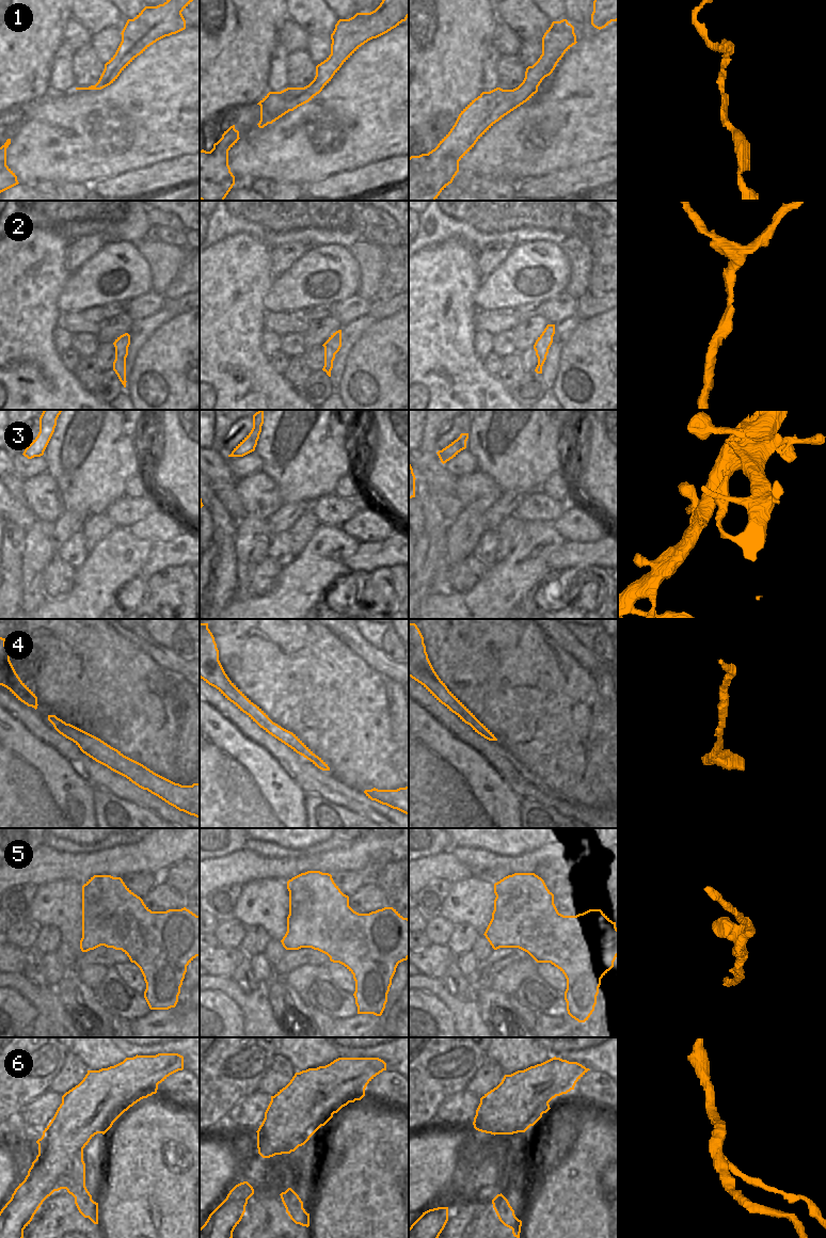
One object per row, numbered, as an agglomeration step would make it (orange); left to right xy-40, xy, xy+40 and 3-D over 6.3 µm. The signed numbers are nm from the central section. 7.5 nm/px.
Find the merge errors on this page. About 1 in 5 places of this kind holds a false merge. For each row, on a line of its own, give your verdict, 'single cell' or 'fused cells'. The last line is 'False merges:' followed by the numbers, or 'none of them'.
1: single cell
2: single cell
3: single cell
4: single cell
5: single cell
6: fused cells
False merges: 6

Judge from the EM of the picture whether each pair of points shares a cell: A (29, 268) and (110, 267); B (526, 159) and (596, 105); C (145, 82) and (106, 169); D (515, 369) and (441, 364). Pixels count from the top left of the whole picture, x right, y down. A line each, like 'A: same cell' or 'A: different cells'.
A: different cells
B: same cell
C: same cell
D: different cells

